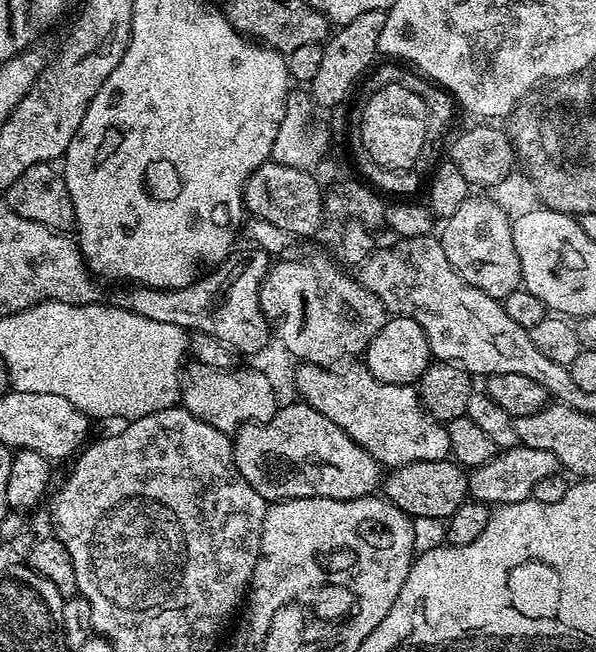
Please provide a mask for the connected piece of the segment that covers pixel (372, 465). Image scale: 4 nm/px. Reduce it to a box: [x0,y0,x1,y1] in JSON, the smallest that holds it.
[232,402,382,502]

